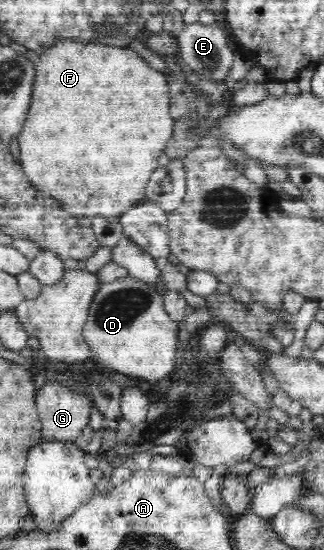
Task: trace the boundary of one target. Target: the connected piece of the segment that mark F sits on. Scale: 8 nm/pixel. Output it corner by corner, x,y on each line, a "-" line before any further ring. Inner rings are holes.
59,41
55,43
47,53
41,55
35,67
35,87
29,107
29,115
25,118
24,126
16,135
20,149
20,164
25,177
33,187
40,189
45,195
51,195
61,202
63,208
77,215
103,215
110,218
119,218
124,211
137,205
138,202
146,201
146,189
151,174
159,167
157,159
163,155
165,145
169,141
174,130
174,119
170,114
170,93
166,80
166,74
151,68
141,57
137,57
131,48
119,49
119,47
107,47
107,45
95,45
95,43
77,43
77,41
-
79,117
125,117
125,119
79,119

